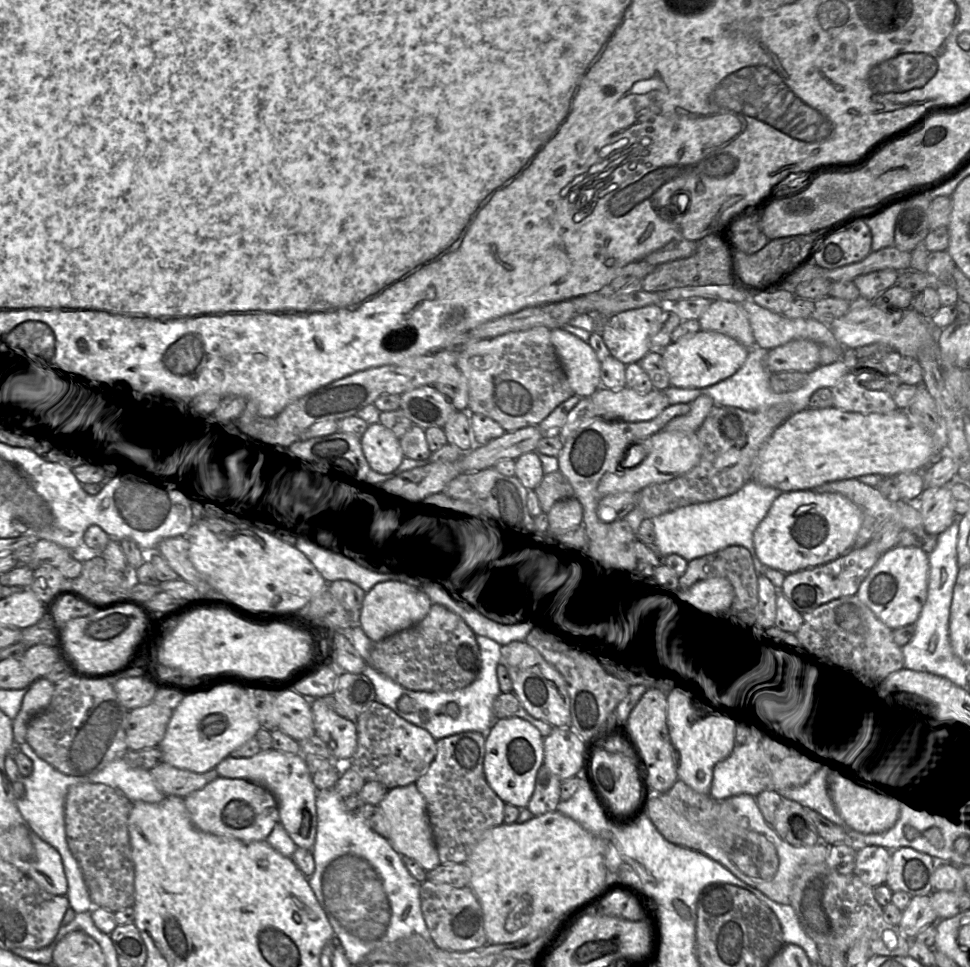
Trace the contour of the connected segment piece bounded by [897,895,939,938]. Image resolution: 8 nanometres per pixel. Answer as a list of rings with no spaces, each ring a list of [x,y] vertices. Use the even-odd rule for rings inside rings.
[[[929,895],[914,896],[902,912],[902,919],[897,925],[903,934],[913,938],[917,933],[929,924],[936,924],[939,920],[931,905]]]

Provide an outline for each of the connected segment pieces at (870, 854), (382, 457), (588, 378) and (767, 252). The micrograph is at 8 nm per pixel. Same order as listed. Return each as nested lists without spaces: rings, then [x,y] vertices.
[[[876,845],[858,847],[853,874],[875,888],[885,883],[890,863],[891,850]]]
[[[380,422],[370,424],[361,436],[361,441],[376,468],[392,471],[404,459],[399,438]]]
[[[562,328],[550,331],[551,343],[574,395],[591,396],[601,385],[601,363],[585,342]]]
[[[822,231],[769,240],[762,249],[752,254],[736,250],[732,254],[733,267],[738,276],[751,285],[776,280],[805,256]]]

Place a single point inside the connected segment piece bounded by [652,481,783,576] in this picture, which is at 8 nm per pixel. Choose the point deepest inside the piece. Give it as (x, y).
(693, 531)

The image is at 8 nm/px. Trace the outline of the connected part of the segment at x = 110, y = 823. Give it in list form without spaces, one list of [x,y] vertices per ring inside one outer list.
[[[77,784],[69,788],[65,801],[65,835],[68,847],[77,860],[94,906],[117,911],[133,906],[135,867],[128,832],[128,818],[133,807],[125,794],[105,784]]]

